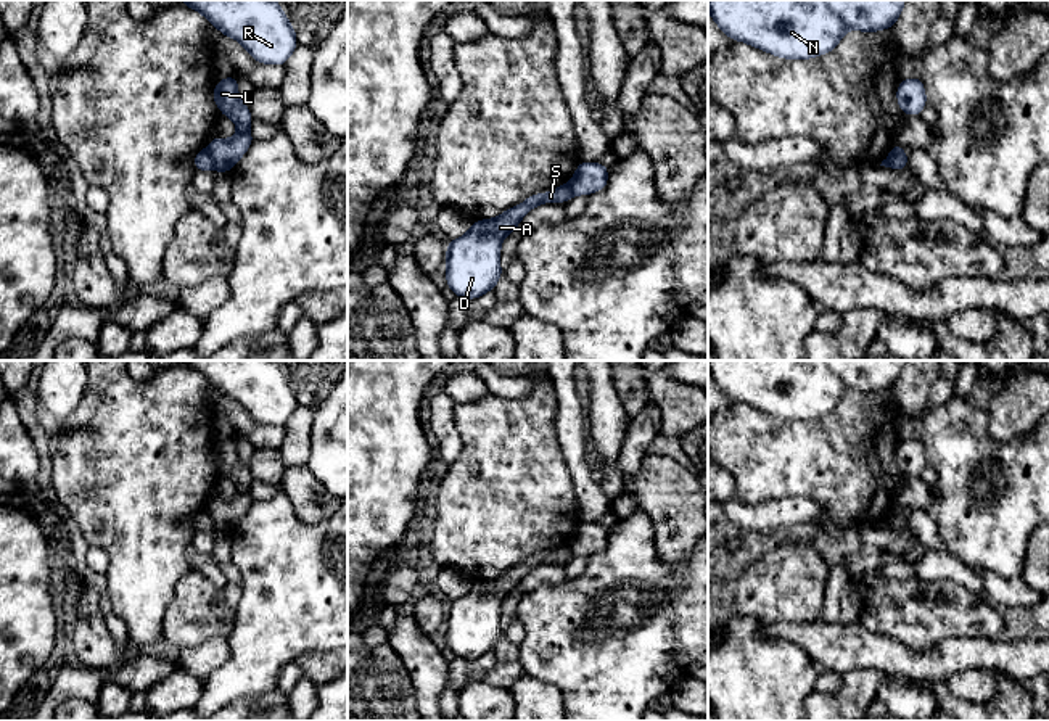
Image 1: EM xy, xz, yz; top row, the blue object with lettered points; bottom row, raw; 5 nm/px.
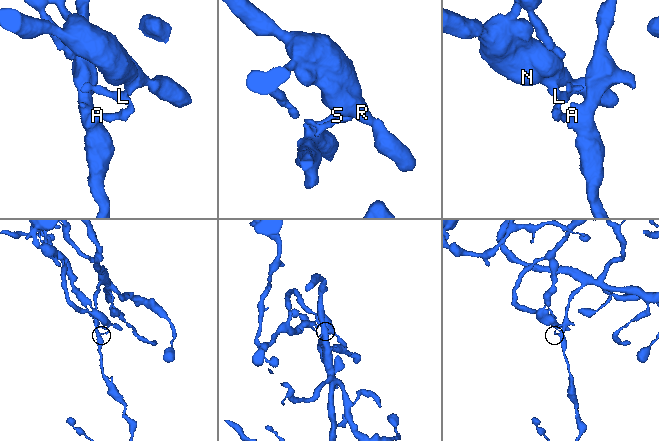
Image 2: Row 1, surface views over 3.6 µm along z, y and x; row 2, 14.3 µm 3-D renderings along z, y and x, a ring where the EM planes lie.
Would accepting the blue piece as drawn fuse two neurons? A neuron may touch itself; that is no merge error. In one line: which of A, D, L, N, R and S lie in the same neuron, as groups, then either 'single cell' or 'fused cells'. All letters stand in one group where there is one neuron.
A D S / L N R; fused cells

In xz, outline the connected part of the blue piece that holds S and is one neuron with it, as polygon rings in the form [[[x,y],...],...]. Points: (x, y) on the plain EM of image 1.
[[[570,544],[547,554],[534,554],[515,568],[497,578],[471,581],[471,589],[463,597],[447,602],[446,644],[455,657],[476,660],[494,650],[502,639],[500,605],[520,581],[536,566],[545,563],[566,563],[573,558]]]

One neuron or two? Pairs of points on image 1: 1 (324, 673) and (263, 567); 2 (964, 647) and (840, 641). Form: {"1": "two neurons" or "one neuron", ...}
{"1": "two neurons", "2": "one neuron"}

